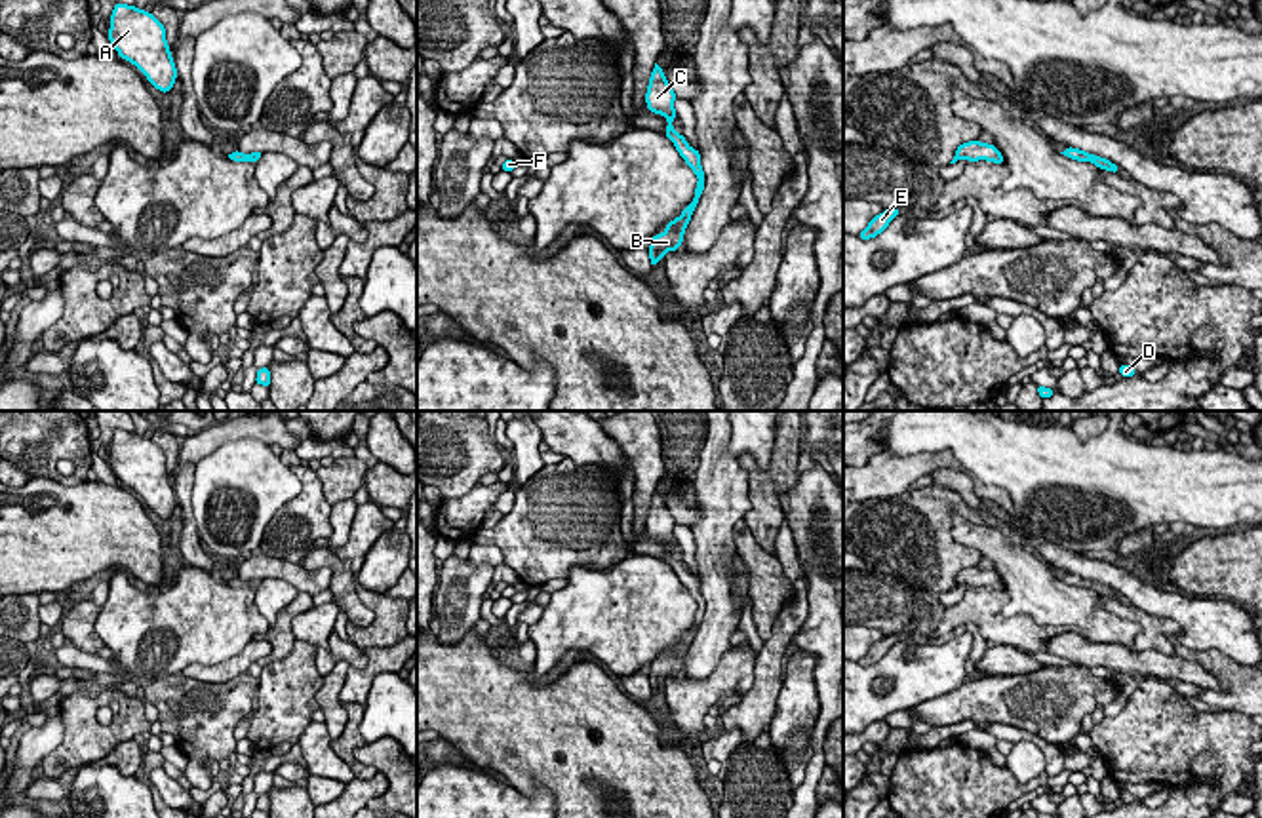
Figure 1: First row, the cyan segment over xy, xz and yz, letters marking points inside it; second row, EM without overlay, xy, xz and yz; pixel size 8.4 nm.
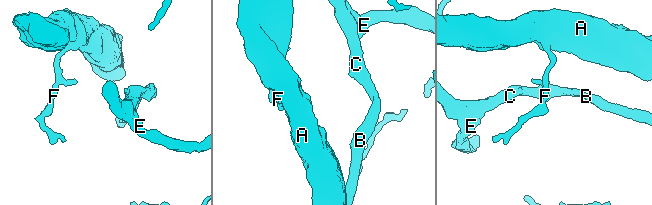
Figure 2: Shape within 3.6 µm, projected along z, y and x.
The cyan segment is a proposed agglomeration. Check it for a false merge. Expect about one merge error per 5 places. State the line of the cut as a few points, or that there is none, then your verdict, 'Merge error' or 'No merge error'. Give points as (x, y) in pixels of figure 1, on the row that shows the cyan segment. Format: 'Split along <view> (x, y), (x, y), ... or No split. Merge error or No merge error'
No split. No merge error

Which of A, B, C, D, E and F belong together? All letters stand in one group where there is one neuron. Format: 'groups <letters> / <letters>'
groups A B C D E F

